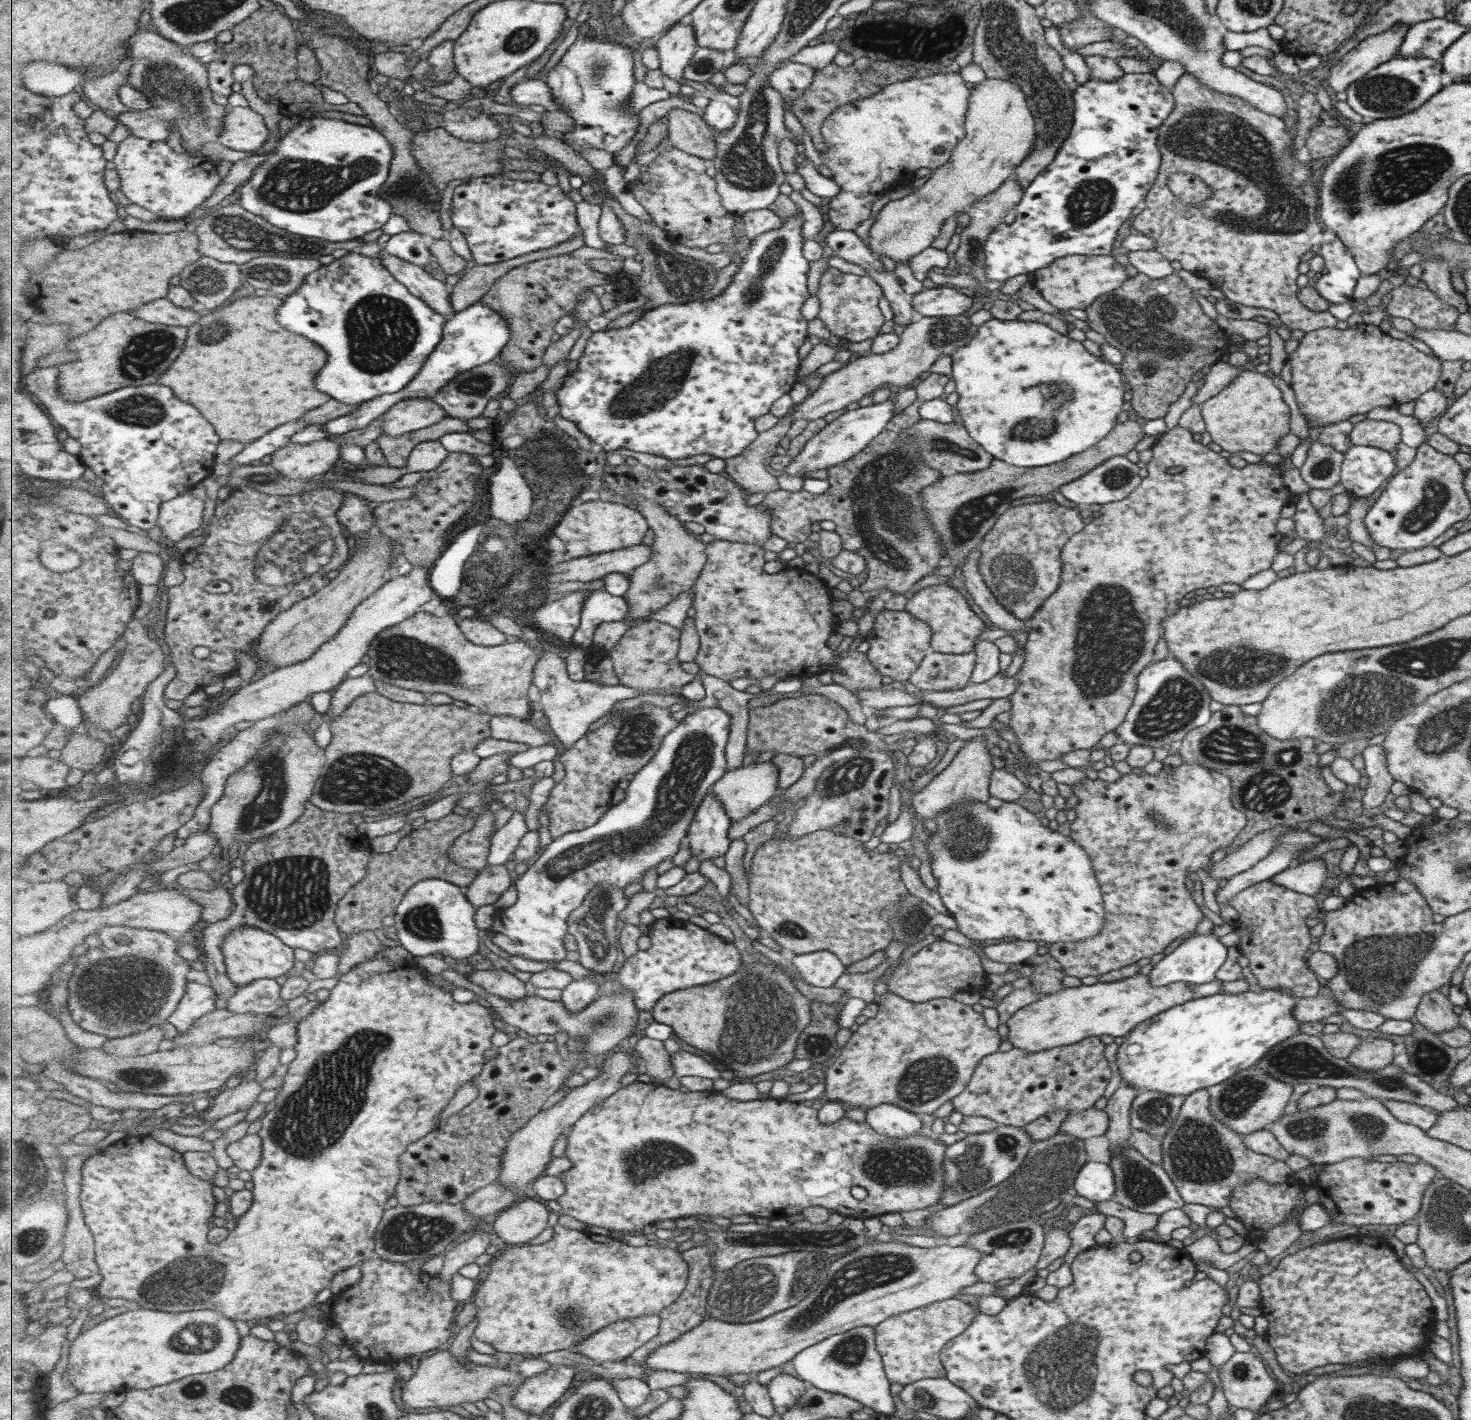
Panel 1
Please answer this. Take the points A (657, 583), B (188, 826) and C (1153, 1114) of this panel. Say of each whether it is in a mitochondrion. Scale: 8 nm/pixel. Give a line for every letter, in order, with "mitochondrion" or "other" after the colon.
A: mitochondrion
B: other
C: mitochondrion

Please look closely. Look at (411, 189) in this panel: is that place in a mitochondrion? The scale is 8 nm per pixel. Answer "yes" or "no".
yes

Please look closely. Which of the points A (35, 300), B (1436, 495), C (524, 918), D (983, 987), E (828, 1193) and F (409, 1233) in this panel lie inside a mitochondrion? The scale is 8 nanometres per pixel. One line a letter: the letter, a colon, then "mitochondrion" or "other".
A: other
B: mitochondrion
C: other
D: other
E: other
F: mitochondrion

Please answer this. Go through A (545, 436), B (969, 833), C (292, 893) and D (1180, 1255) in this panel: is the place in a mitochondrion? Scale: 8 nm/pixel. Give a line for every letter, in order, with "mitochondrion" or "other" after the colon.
A: other
B: mitochondrion
C: mitochondrion
D: other

